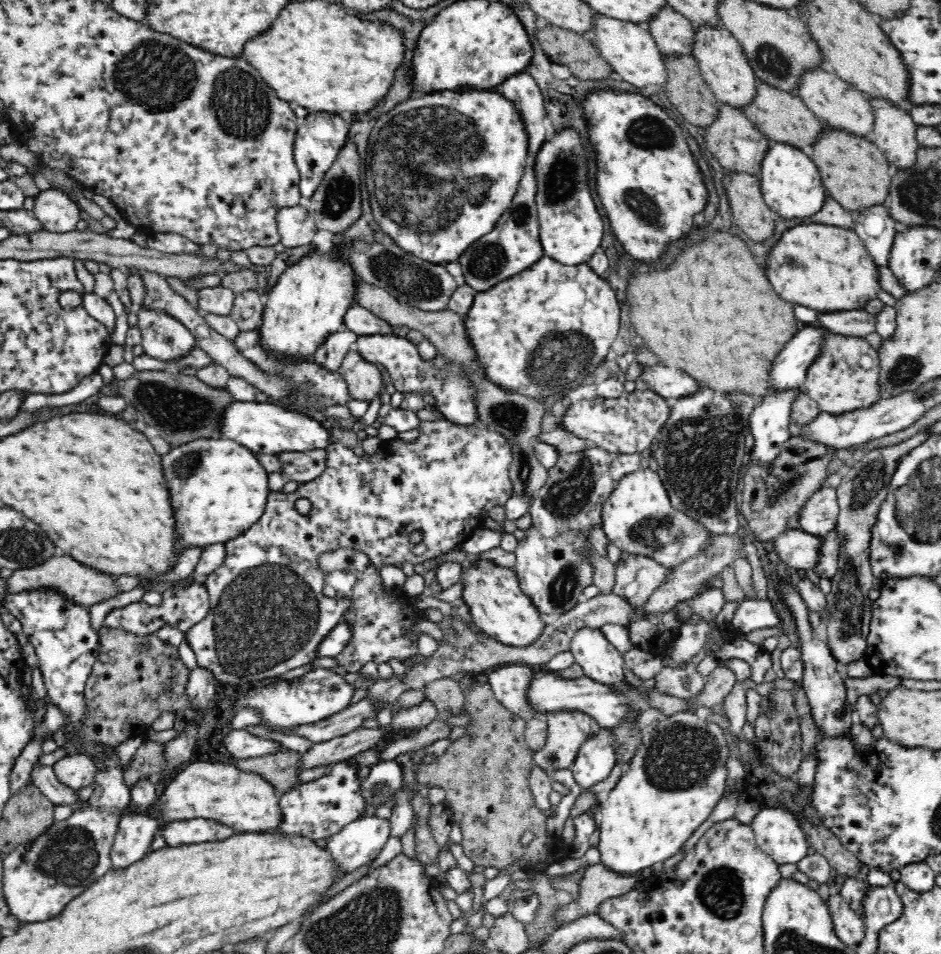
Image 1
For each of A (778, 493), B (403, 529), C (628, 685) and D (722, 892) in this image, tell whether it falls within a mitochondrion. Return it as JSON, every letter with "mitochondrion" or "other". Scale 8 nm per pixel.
{"A":"mitochondrion","B":"other","C":"other","D":"mitochondrion"}

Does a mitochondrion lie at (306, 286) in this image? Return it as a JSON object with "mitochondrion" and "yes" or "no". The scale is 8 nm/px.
{"mitochondrion":"no"}

